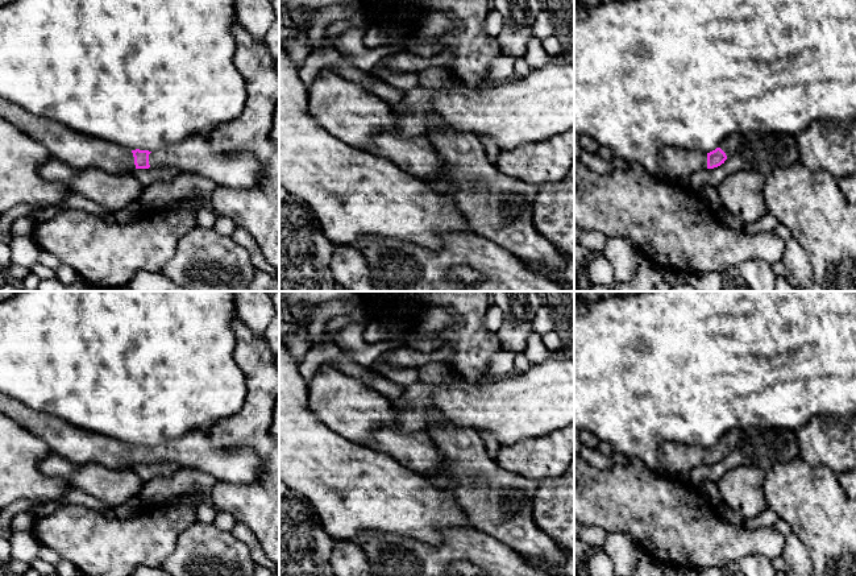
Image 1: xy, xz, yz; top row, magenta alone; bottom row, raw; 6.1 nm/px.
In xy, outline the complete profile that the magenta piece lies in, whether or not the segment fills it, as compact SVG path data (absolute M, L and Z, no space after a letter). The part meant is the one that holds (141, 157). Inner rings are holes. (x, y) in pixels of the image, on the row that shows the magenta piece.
M1 96L0 116L43 145L53 157L76 169L96 166L111 173L122 173L167 167L194 173L217 186L232 188L254 188L261 181L262 165L252 153L216 153L207 134L192 134L155 152L130 150L33 115Z

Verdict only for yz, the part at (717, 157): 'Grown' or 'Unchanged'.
Grown

